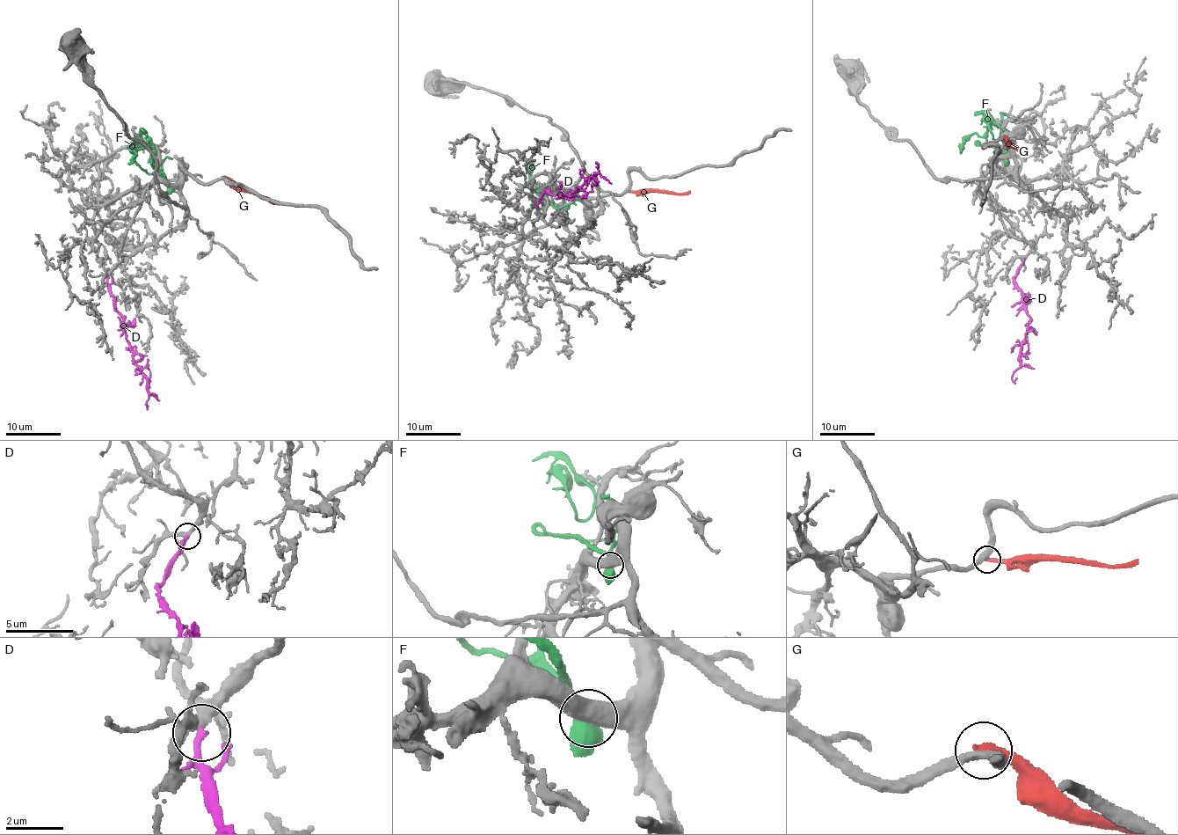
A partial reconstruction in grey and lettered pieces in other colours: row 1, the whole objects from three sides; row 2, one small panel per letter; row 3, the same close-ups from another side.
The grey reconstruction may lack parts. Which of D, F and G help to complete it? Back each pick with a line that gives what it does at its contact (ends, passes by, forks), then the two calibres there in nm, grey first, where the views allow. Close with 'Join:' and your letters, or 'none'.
D: it ends there; 260 nm thick on the grey side, 280 nm on the other
Join: D

